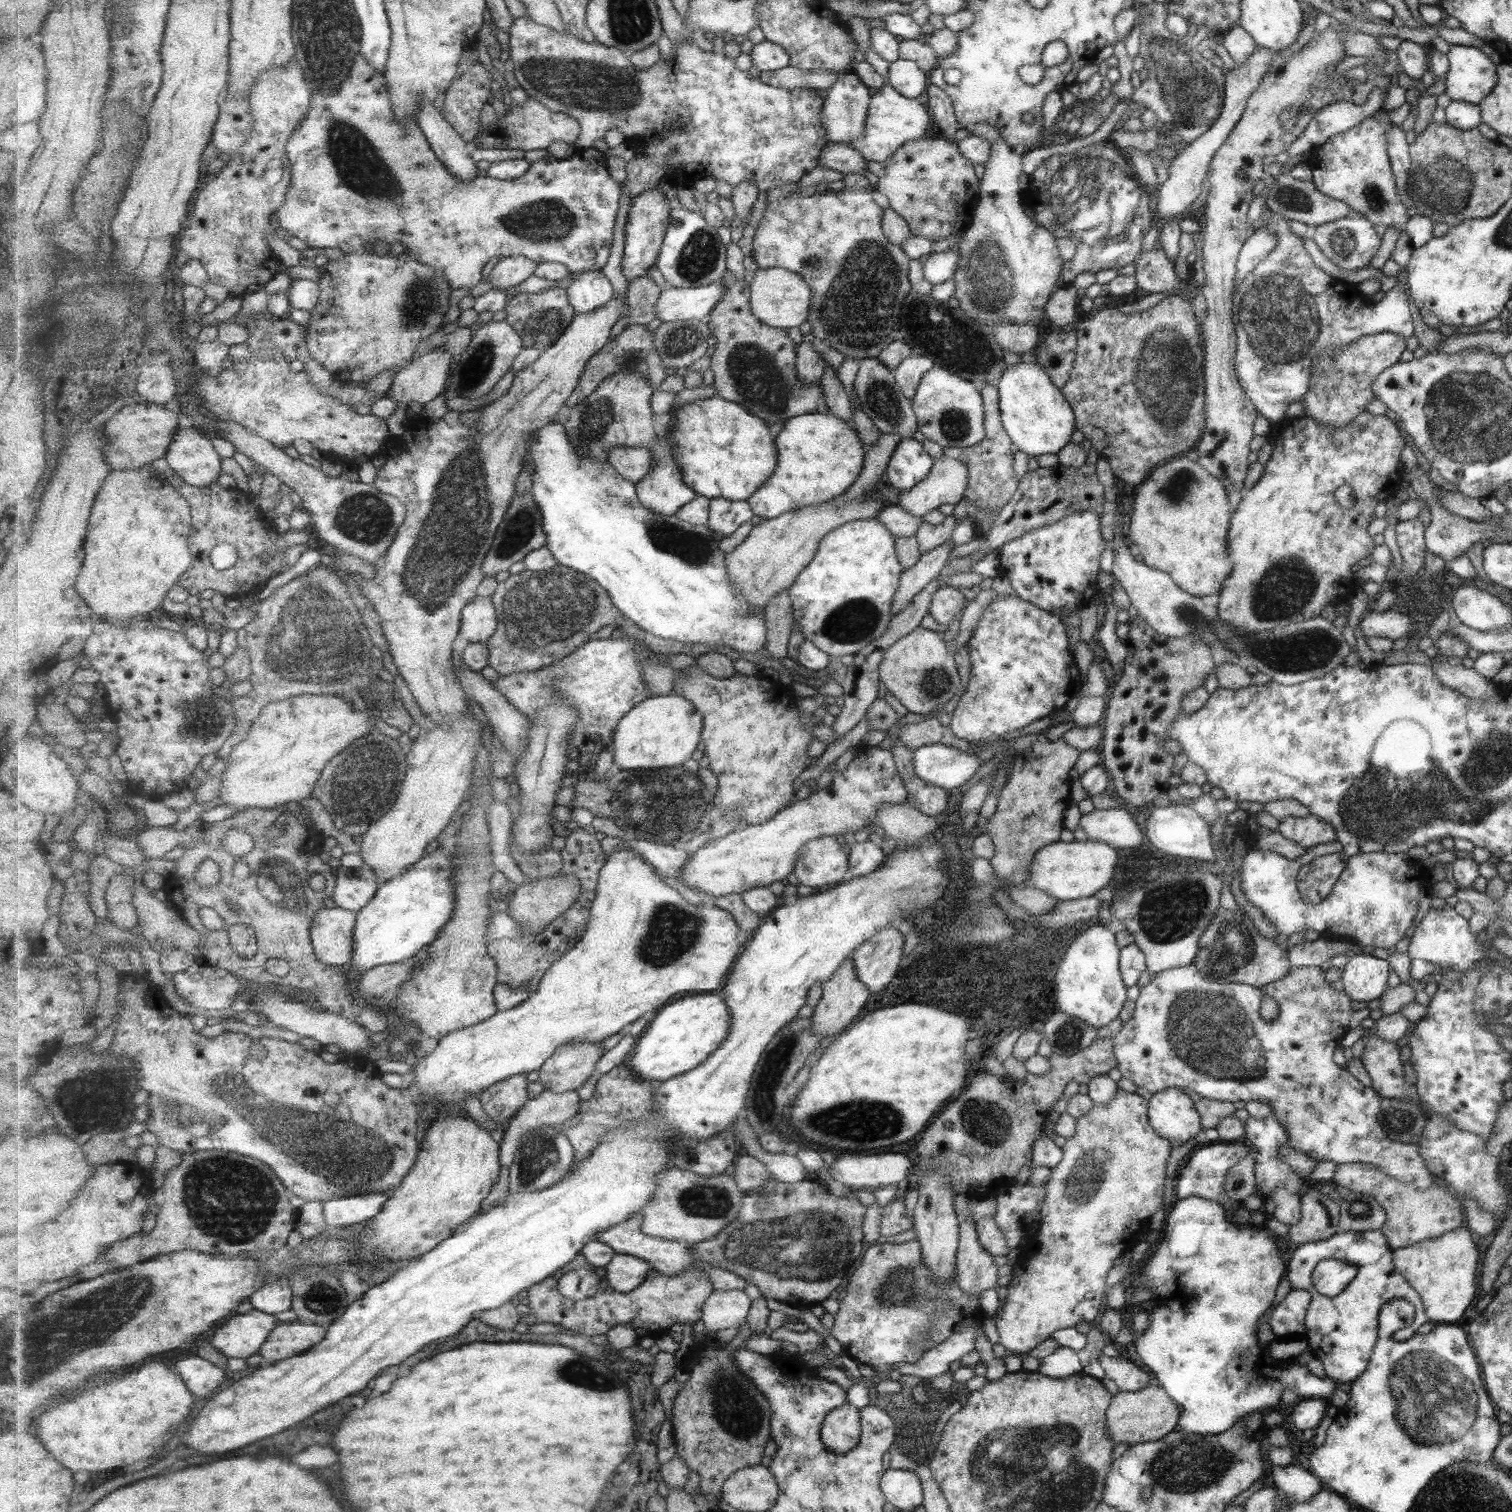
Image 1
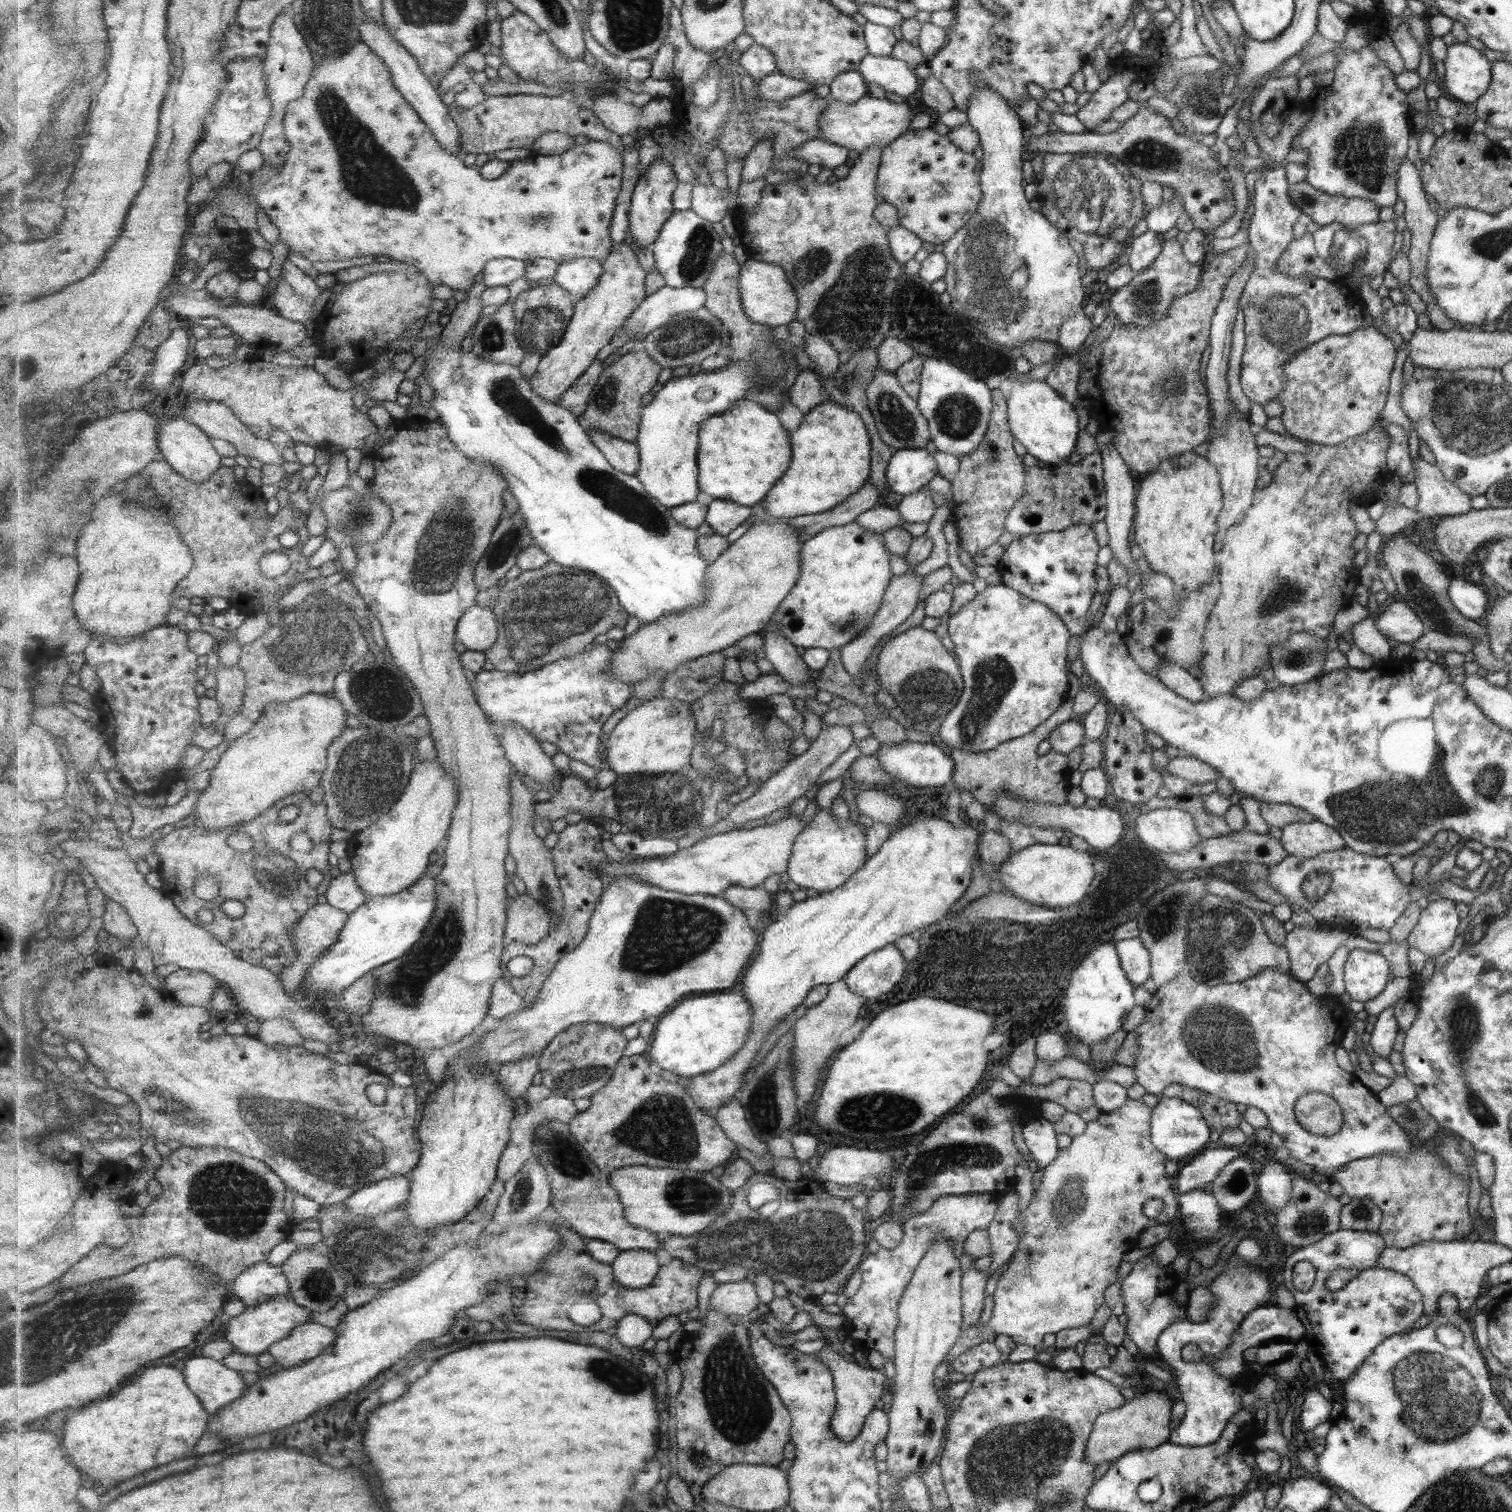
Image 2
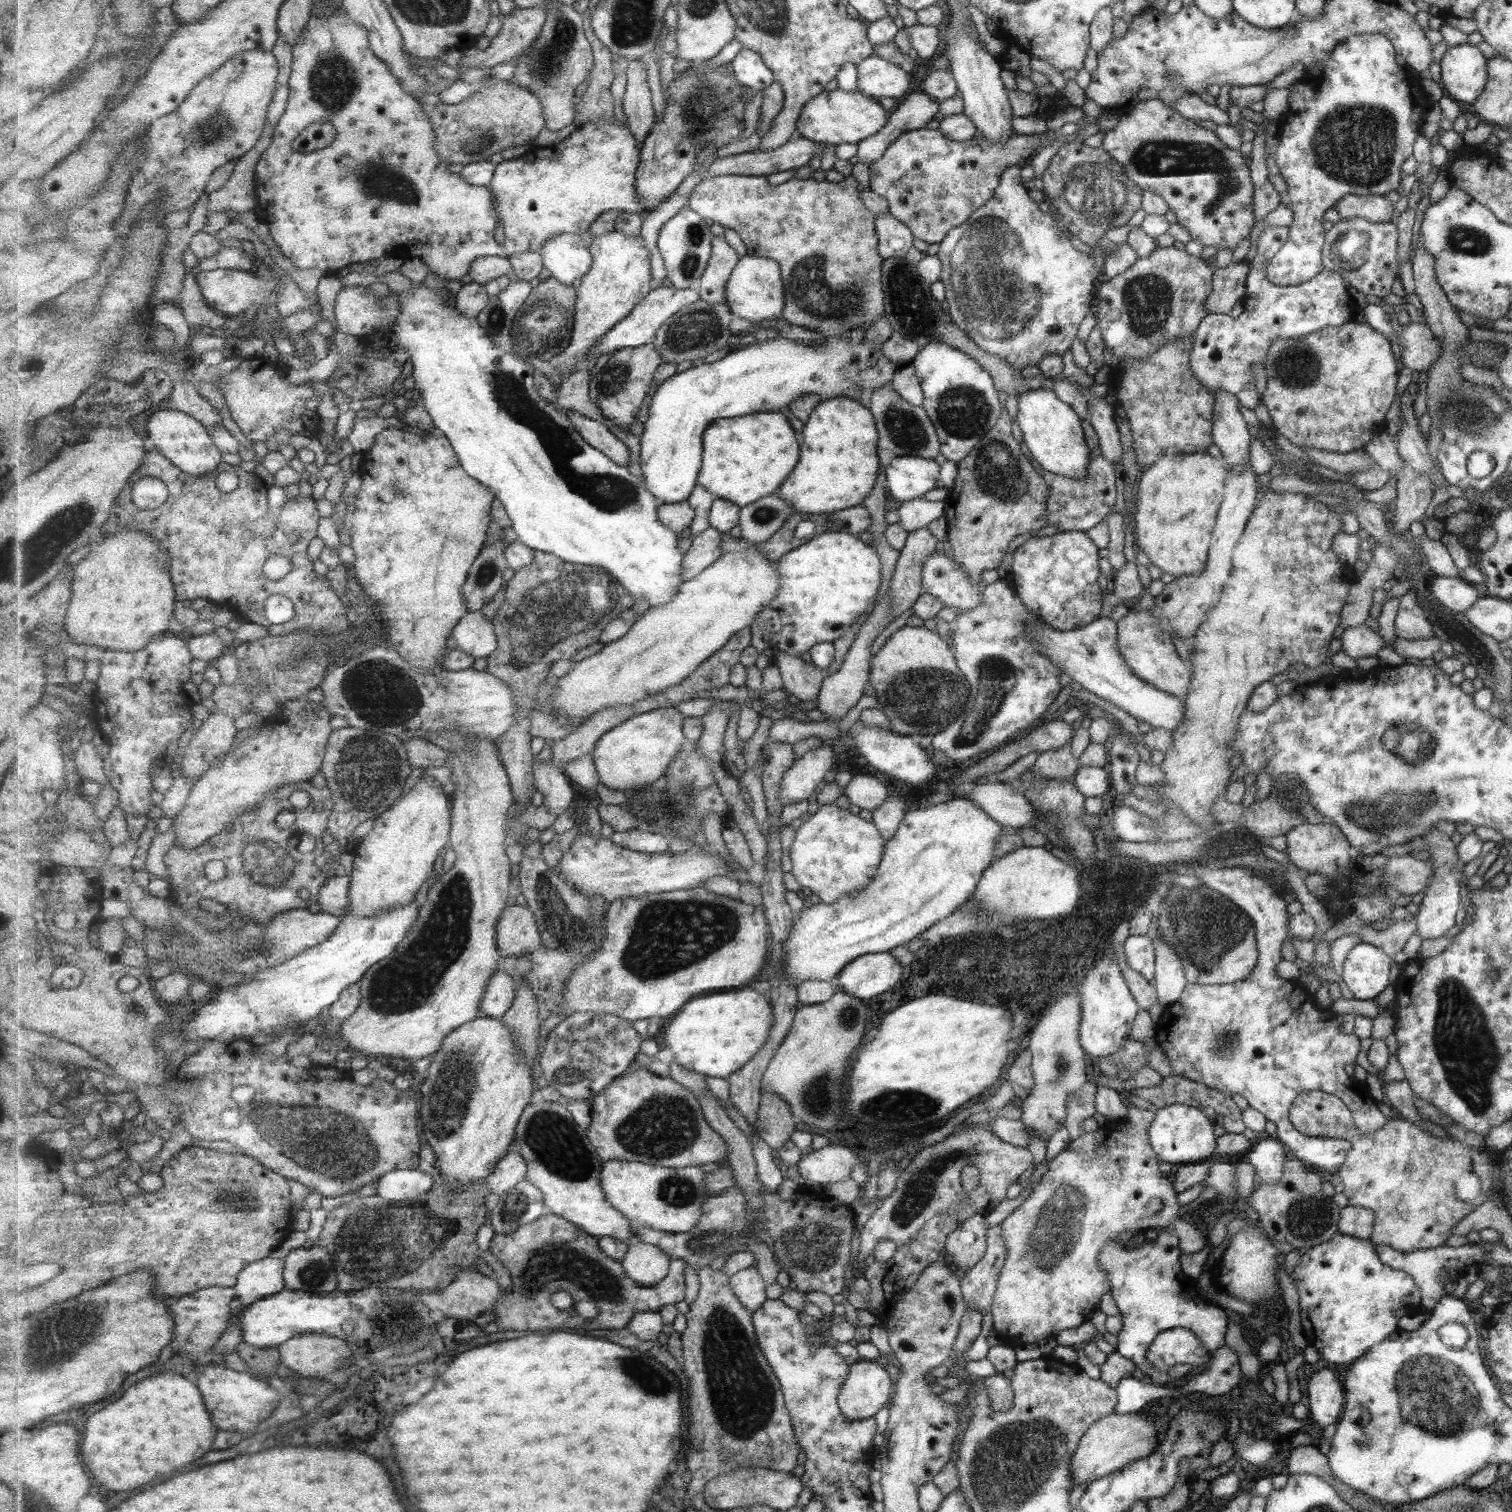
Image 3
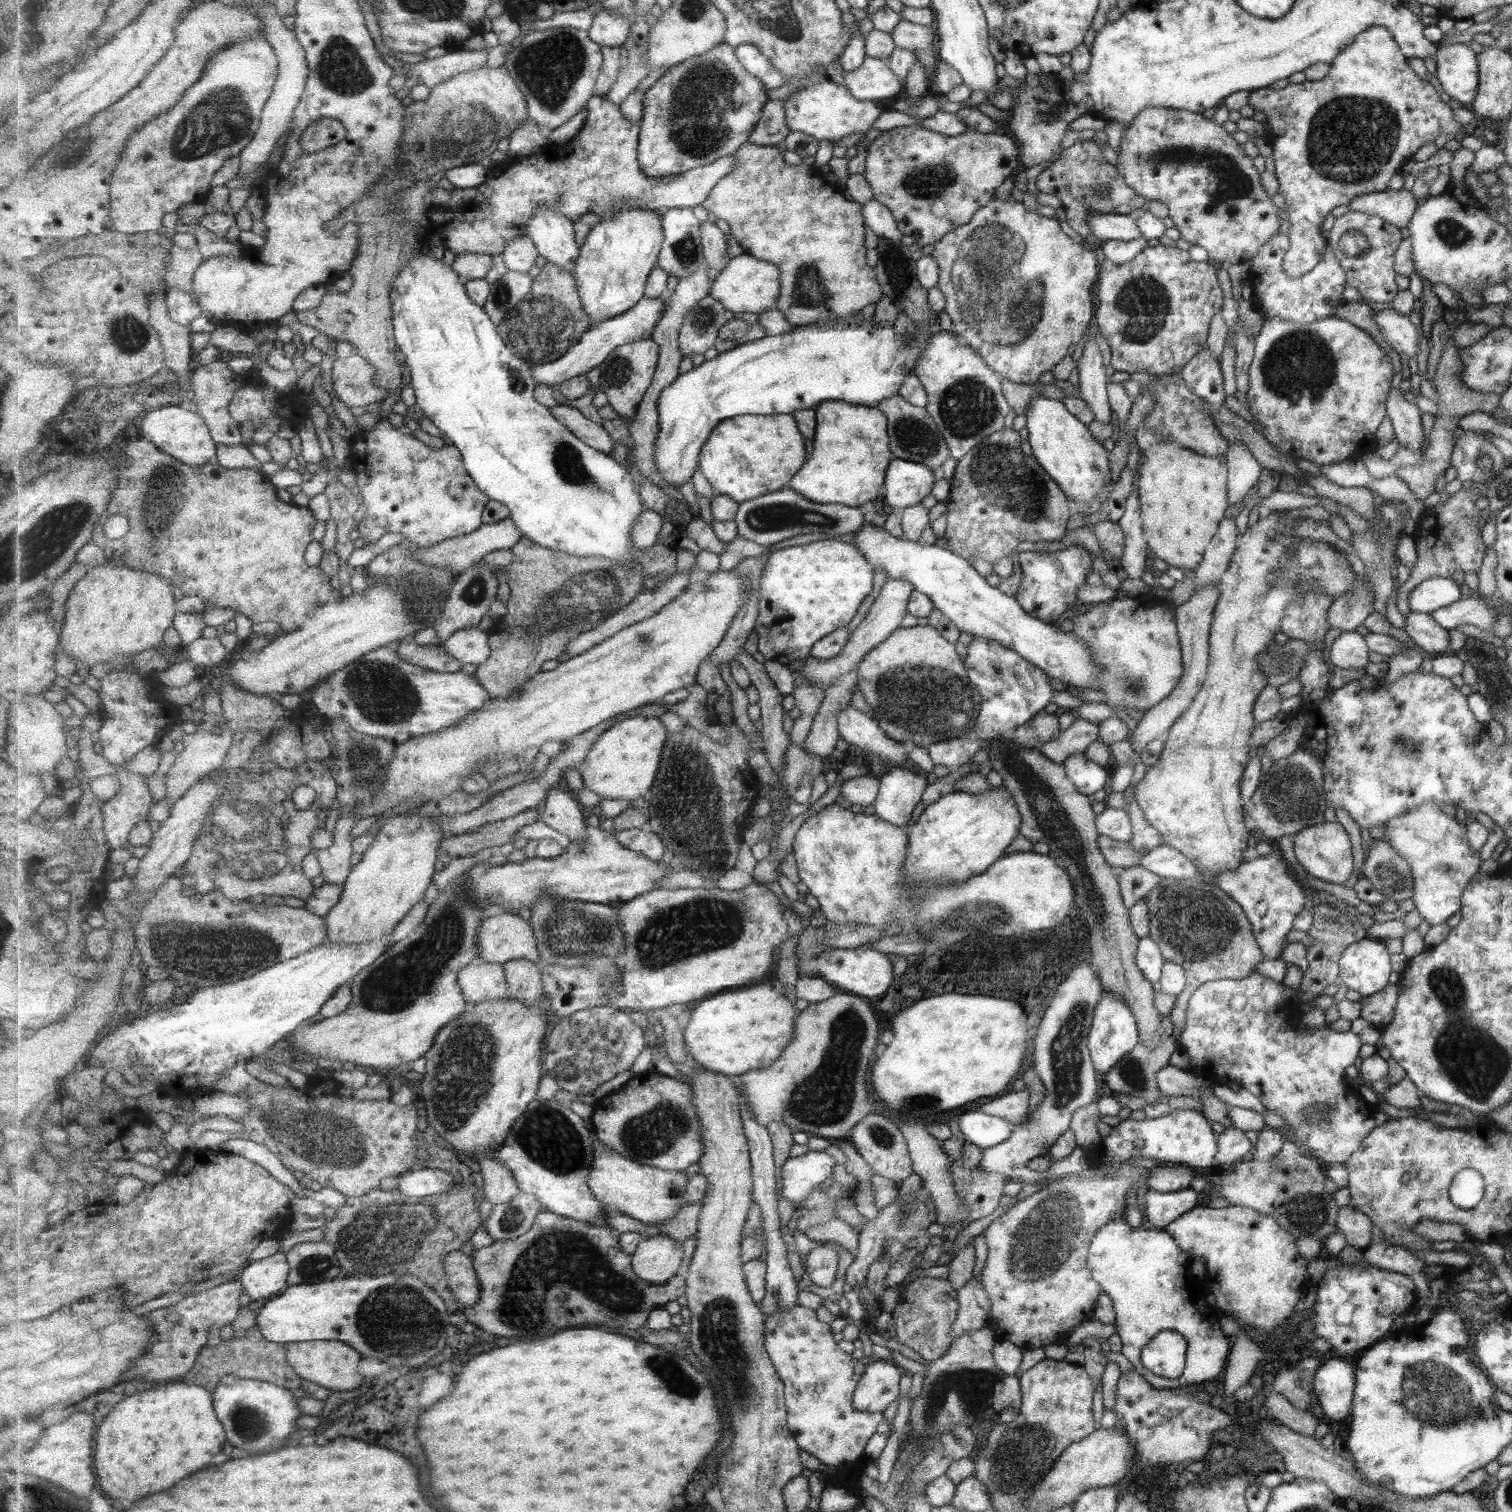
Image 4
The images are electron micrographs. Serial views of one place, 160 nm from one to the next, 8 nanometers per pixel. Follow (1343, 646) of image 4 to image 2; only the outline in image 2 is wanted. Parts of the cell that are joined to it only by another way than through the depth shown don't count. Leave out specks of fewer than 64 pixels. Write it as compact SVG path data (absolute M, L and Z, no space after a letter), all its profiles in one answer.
M1361 619L1352 626L1351 636L1355 645L1363 654L1373 657L1379 663L1389 657L1391 646L1386 638L1377 632L1375 619Z

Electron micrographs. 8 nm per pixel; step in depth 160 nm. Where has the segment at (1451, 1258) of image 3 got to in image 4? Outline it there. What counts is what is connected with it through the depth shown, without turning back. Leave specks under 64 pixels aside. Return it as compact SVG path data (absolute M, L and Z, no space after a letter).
M1384 1242L1370 1244L1361 1251L1364 1260L1381 1270L1397 1271L1399 1274L1408 1275L1417 1285L1419 1297L1423 1298L1429 1294L1427 1279L1424 1279L1422 1269L1427 1267L1420 1262L1416 1256L1409 1251L1396 1247L1394 1244L1387 1246Z

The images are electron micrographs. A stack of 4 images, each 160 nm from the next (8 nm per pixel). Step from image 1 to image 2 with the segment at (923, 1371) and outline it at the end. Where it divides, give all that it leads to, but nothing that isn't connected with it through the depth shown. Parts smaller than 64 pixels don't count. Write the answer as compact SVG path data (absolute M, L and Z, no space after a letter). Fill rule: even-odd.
M1126 1097L1119 1109L1101 1113L1096 1120L1086 1122L1085 1131L1079 1137L1071 1137L1071 1144L1059 1149L1055 1160L1042 1169L1043 1178L1033 1197L1013 1222L1019 1245L1007 1268L999 1274L992 1293L992 1315L988 1325L978 1332L979 1322L961 1332L956 1344L944 1357L943 1366L965 1350L981 1341L991 1341L998 1334L1006 1334L1017 1345L1036 1347L1042 1344L1046 1334L1055 1334L1066 1328L1079 1328L1090 1324L1095 1310L1103 1304L1103 1290L1118 1280L1117 1266L1121 1256L1135 1248L1143 1230L1160 1224L1166 1225L1177 1214L1175 1192L1167 1186L1169 1180L1163 1174L1165 1156L1151 1142L1152 1110L1143 1101ZM1145 1200L1160 1200L1165 1210L1155 1218L1143 1218L1141 1207Z

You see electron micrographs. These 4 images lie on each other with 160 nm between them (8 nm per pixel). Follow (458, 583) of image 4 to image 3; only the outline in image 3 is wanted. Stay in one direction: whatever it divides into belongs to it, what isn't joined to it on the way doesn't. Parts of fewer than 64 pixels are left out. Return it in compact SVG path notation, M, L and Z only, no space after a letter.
M497 523L490 525L489 532L489 543L476 558L464 584L464 601L467 602L468 612L482 611L503 588L503 570L509 567L504 552L509 544L518 540L516 530L499 527Z

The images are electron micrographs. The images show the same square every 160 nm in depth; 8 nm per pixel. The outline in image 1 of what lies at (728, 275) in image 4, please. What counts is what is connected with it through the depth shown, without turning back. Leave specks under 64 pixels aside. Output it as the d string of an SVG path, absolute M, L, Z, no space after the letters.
M784 268L761 269L754 273L750 284L752 311L760 321L778 329L801 326L812 310L813 290L808 282L796 272Z

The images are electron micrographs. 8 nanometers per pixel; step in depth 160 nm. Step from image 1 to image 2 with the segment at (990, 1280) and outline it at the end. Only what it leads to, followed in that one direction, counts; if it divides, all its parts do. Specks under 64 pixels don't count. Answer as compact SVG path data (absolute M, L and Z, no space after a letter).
M963 1253L960 1257L961 1298L964 1303L964 1322L961 1325L960 1332L965 1332L978 1322L983 1306L983 1290L987 1278L989 1278L984 1271L973 1268L974 1261L969 1258L967 1253Z

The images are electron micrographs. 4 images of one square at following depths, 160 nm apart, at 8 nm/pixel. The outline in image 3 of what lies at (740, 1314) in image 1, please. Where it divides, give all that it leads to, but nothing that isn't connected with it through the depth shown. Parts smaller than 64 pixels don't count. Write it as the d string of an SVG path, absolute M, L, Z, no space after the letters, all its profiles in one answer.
M747 1267L731 1277L735 1294L753 1313L767 1301L767 1283L758 1267Z

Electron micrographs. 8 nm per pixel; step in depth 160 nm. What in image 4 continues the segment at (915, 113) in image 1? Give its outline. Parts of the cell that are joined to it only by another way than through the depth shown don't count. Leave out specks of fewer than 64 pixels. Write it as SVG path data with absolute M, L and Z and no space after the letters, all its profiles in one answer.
M825 79L819 80L815 86L790 95L784 100L784 107L787 111L788 127L792 132L810 134L818 141L827 139L834 142L849 134L865 134L880 116L879 108L873 101L853 98L845 87Z

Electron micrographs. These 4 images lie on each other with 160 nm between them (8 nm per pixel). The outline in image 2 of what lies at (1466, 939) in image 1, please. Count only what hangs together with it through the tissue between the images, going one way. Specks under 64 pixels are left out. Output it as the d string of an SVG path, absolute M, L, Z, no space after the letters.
M1448 898L1429 901L1405 940L1408 946L1420 950L1427 958L1443 953L1451 946L1459 924L1459 912L1455 909Z

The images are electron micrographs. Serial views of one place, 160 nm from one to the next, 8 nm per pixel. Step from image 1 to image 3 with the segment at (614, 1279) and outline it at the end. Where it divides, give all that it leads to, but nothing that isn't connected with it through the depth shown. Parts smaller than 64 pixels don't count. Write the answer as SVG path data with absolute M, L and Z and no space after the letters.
M636 1240L622 1260L626 1273L644 1287L656 1287L670 1273L672 1258L659 1246Z

